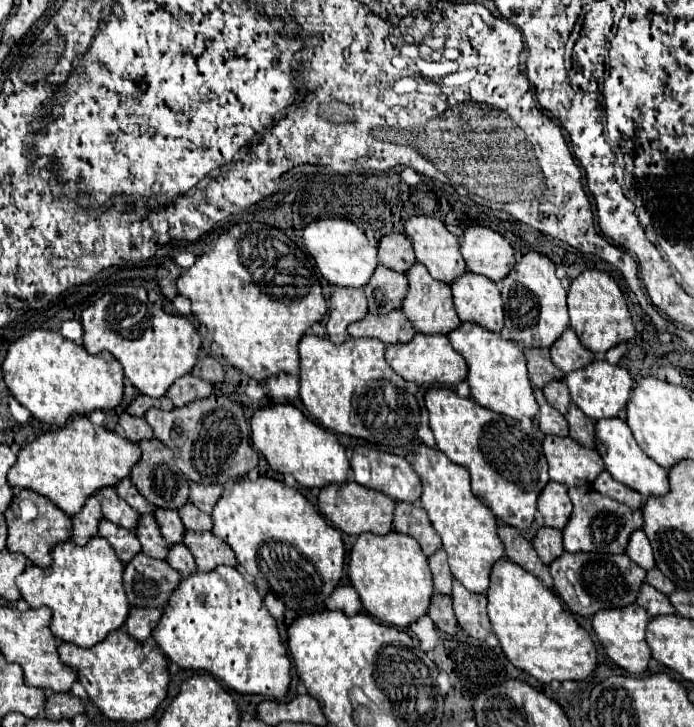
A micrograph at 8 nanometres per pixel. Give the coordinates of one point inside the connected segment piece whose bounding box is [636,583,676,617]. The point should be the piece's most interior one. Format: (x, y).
(656, 603)

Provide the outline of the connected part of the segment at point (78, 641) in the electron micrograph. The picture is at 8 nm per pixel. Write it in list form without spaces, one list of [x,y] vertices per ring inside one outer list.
[[[90,537],[84,547],[64,541],[52,547],[54,563],[46,569],[28,565],[20,577],[16,577],[18,591],[30,607],[50,607],[52,621],[50,631],[68,643],[80,647],[92,647],[100,643],[110,631],[118,629],[128,615],[128,599],[122,587],[124,563],[112,553],[112,547],[104,537]]]

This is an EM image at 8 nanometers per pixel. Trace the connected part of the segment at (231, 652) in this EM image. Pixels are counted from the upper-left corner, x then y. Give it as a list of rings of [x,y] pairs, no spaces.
[[[216,567],[208,573],[194,571],[184,577],[168,599],[158,625],[152,631],[152,639],[168,655],[172,663],[182,669],[196,669],[212,673],[224,687],[238,693],[258,693],[270,699],[282,699],[290,685],[290,659],[286,647],[278,635],[274,617],[262,603],[258,589],[246,581],[234,567]]]

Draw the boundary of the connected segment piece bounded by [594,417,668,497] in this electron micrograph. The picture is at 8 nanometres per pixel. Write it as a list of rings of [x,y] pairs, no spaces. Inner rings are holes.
[[[612,417],[612,419],[600,419],[596,421],[596,429],[594,429],[594,439],[596,439],[596,449],[600,453],[600,457],[604,459],[606,471],[620,483],[632,487],[634,491],[642,493],[644,497],[650,495],[660,495],[668,491],[668,471],[660,465],[656,465],[646,453],[642,453],[642,449],[636,445],[630,429],[626,427],[626,421],[622,421],[620,417]]]

